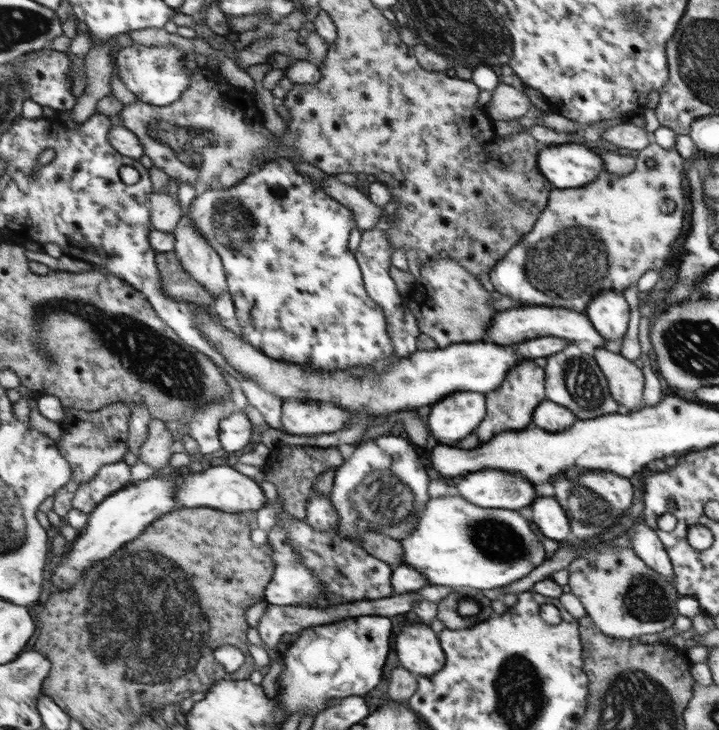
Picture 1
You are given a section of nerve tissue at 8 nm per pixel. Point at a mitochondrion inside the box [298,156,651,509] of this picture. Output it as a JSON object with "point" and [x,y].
{"point":[566,264]}

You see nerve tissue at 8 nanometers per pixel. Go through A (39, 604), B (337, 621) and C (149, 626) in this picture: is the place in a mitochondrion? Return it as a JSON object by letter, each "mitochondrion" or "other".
{"A":"other","B":"other","C":"mitochondrion"}

